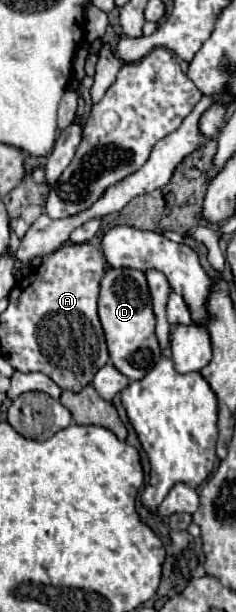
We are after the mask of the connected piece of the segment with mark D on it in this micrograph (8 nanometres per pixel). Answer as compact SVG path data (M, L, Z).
M108 269L100 281L98 315L114 367L130 381L142 379L162 357L154 335L154 313L146 275L136 269Z

